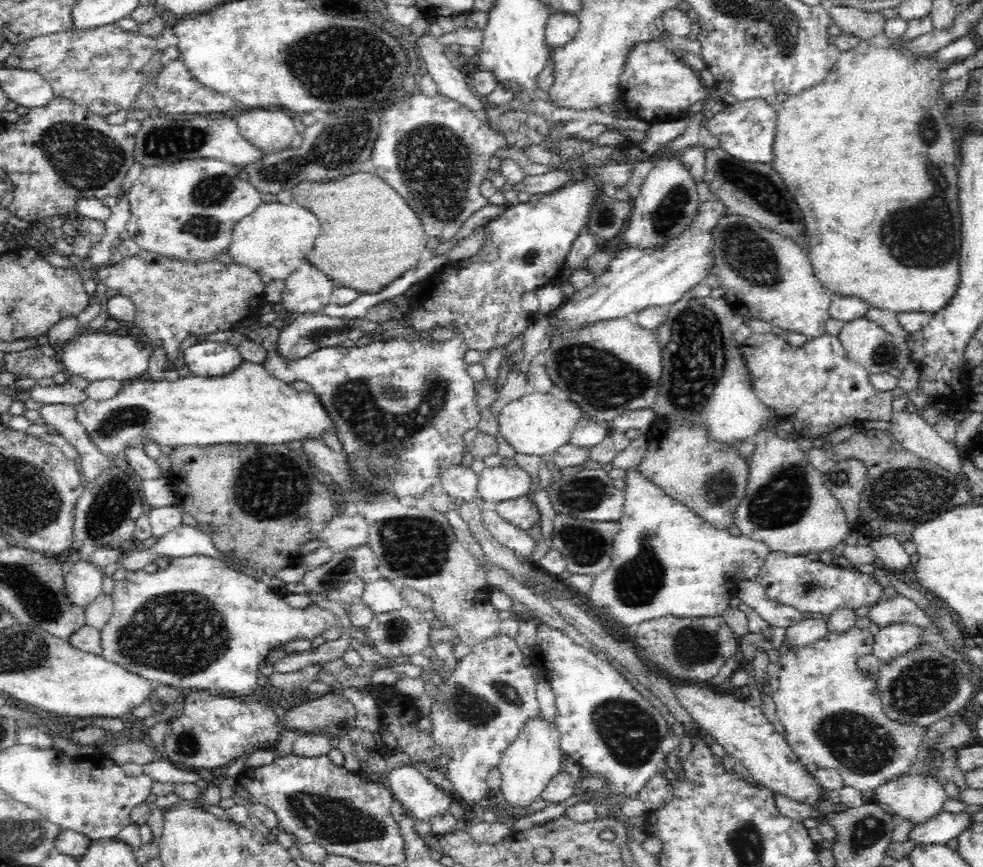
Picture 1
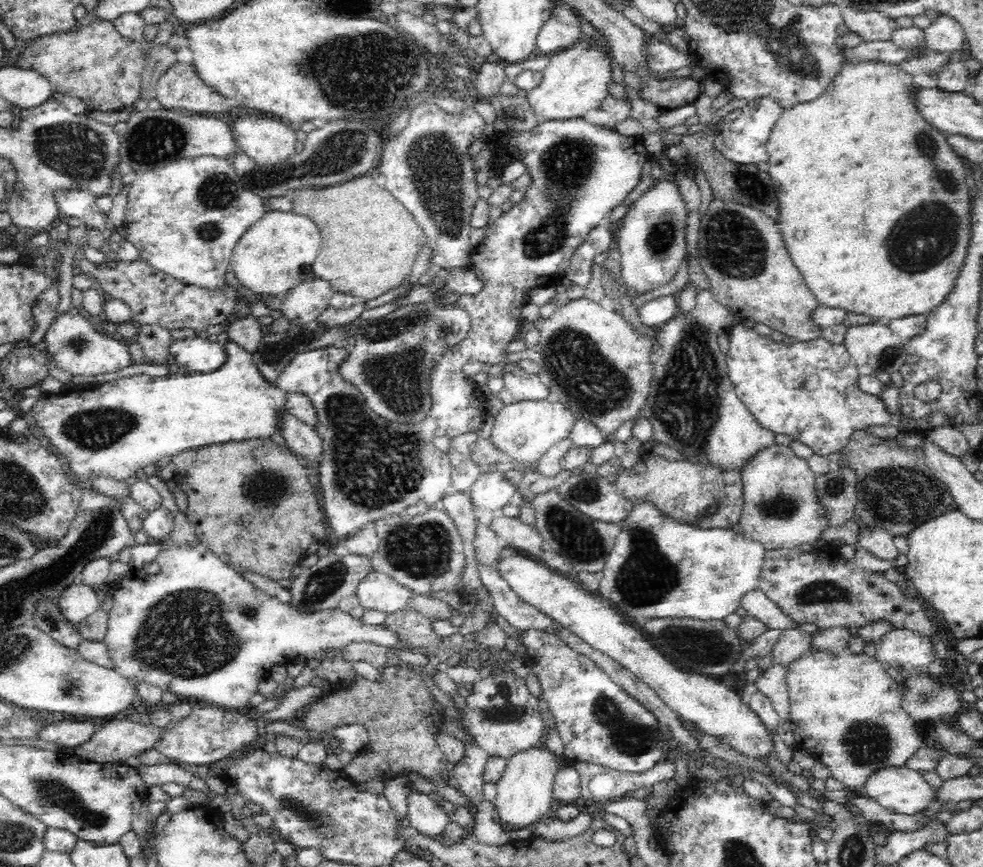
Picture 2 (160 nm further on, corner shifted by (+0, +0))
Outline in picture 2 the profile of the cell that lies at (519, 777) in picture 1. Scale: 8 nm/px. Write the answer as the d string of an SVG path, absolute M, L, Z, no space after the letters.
M544 741L520 749L509 756L500 780L495 782L497 785L495 805L497 820L508 830L516 830L532 828L537 820L551 815L556 806L552 787L561 767L559 757L548 749Z

